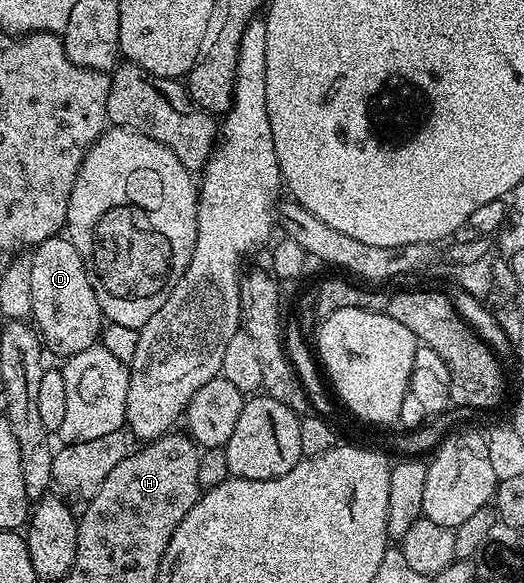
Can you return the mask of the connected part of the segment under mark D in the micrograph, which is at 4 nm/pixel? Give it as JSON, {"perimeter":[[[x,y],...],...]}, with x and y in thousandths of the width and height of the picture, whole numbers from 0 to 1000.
{"perimeter":[[[107,403],[65,422],[57,436],[63,458],[63,556],[88,597],[126,616],[162,602],[191,583],[200,545],[177,506],[162,451],[147,437],[147,424],[126,405]]]}

